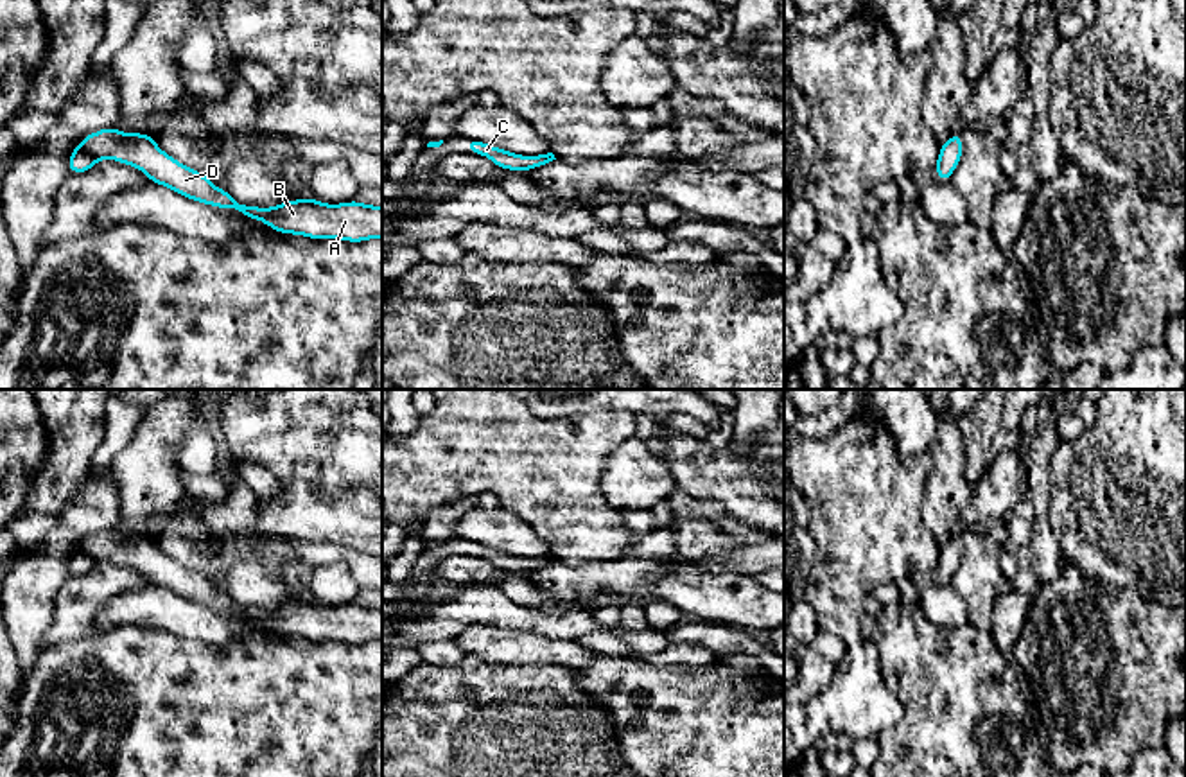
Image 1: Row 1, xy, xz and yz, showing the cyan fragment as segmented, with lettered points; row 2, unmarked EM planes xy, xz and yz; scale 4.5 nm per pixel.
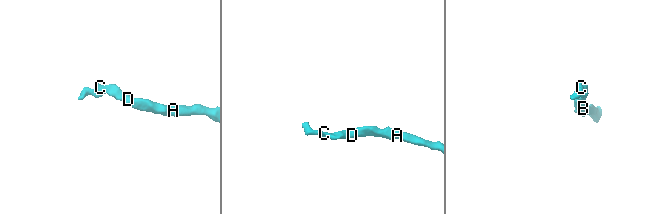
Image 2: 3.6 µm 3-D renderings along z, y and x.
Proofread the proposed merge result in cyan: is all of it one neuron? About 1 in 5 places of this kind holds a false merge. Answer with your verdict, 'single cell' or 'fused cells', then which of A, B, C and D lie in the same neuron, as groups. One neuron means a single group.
single cell | A B C D

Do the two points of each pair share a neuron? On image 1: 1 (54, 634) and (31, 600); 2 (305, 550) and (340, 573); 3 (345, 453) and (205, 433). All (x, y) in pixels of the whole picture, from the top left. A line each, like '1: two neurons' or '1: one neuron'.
1: two neurons
2: two neurons
3: two neurons

